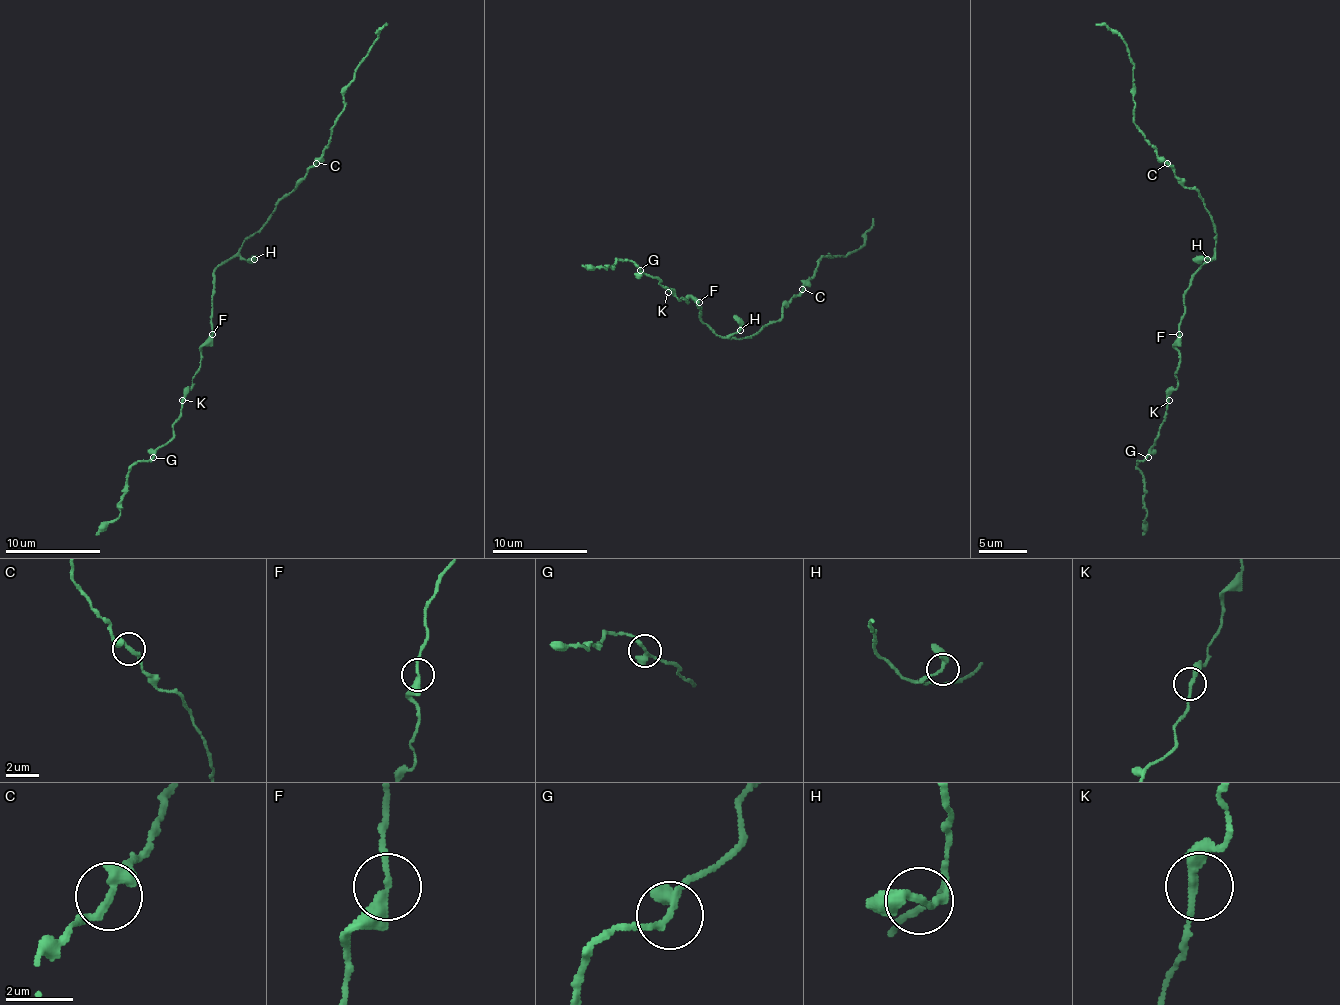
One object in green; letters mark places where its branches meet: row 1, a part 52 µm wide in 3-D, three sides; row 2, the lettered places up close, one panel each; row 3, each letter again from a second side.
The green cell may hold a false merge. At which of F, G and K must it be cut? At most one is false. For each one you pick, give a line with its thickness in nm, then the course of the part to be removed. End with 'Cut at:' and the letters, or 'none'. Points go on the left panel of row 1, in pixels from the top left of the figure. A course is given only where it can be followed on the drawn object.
Cut at: none

